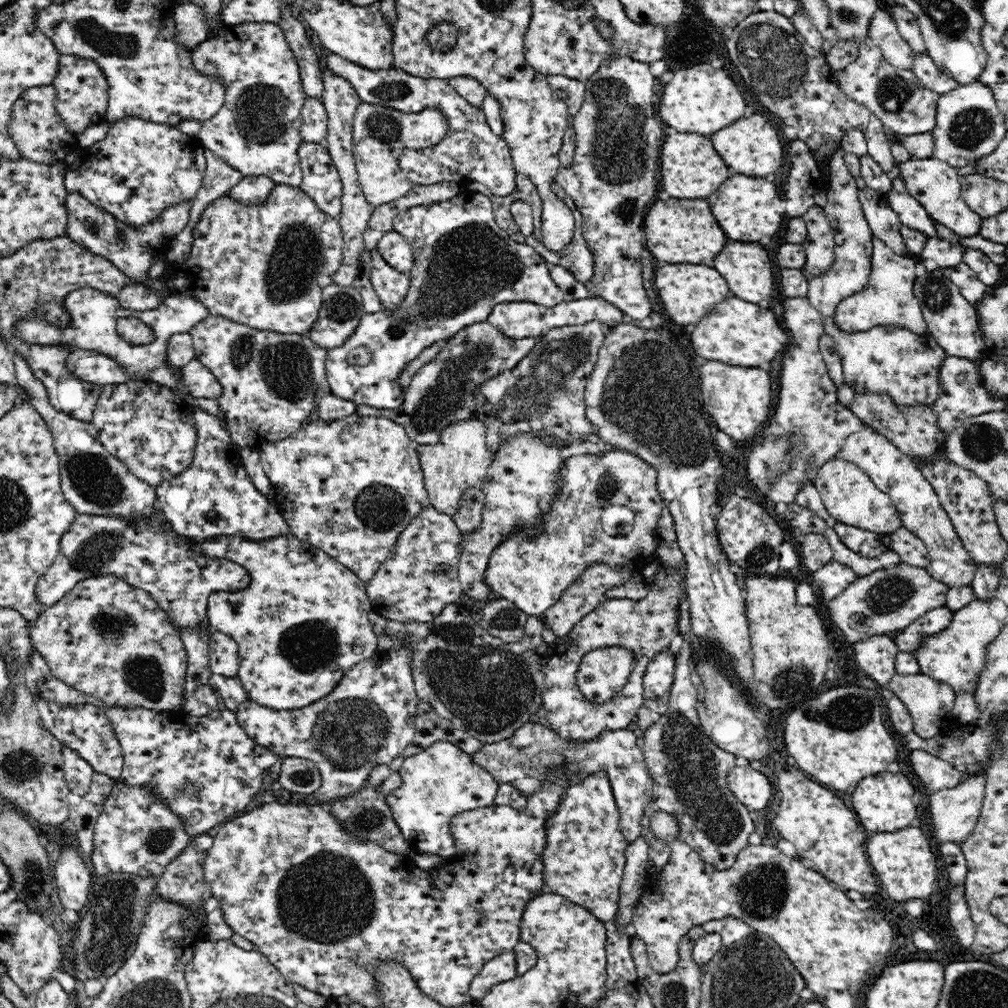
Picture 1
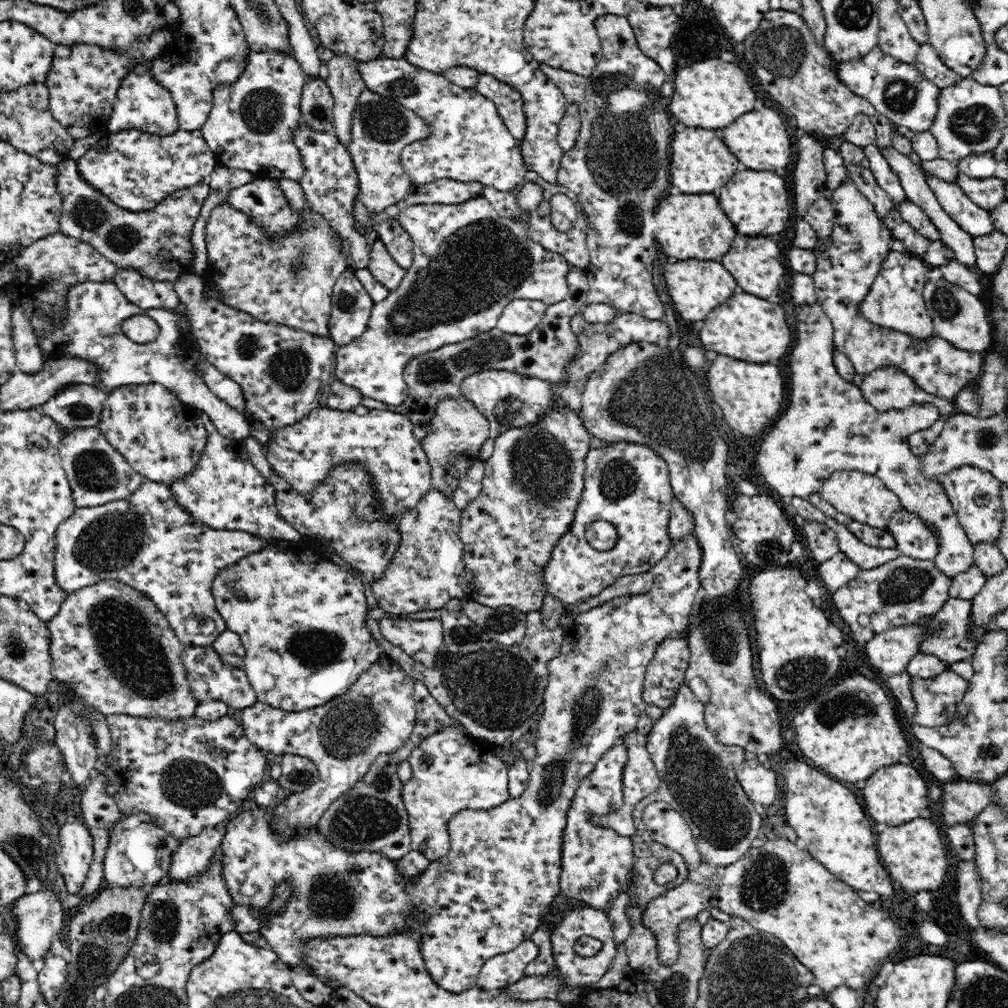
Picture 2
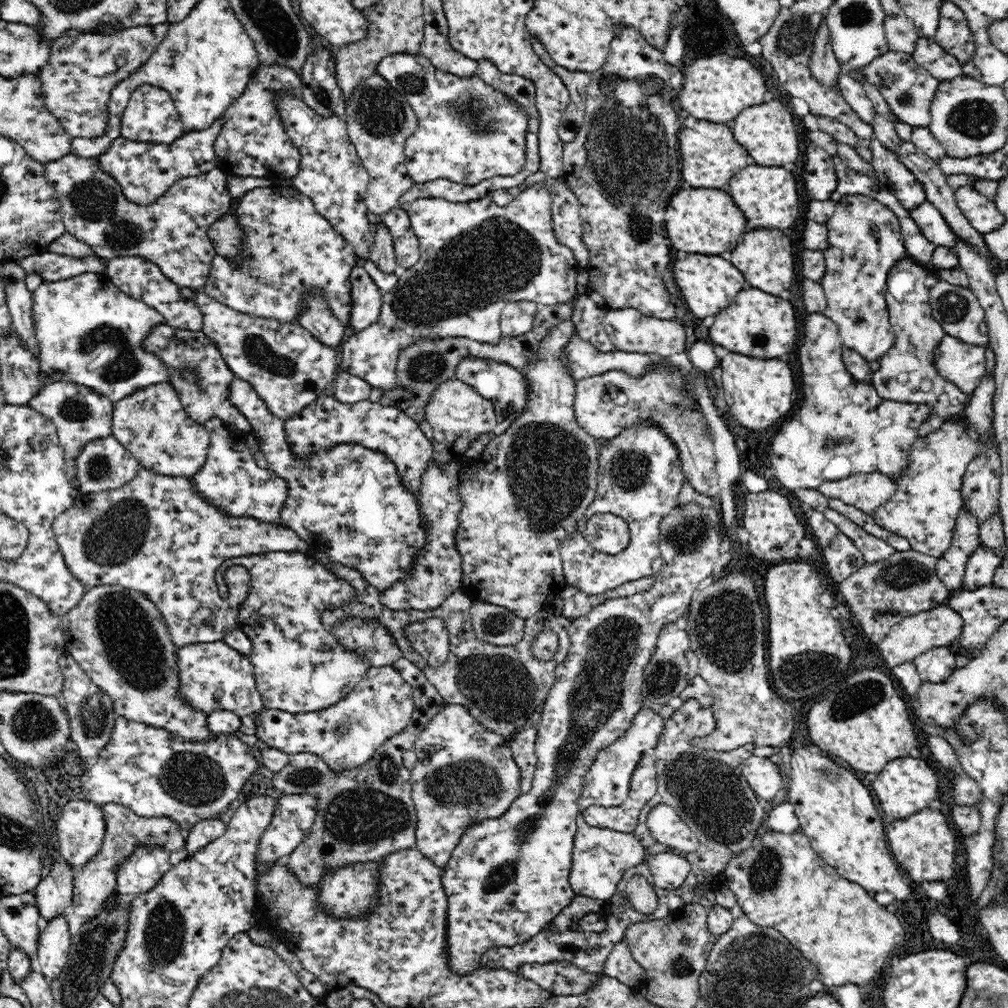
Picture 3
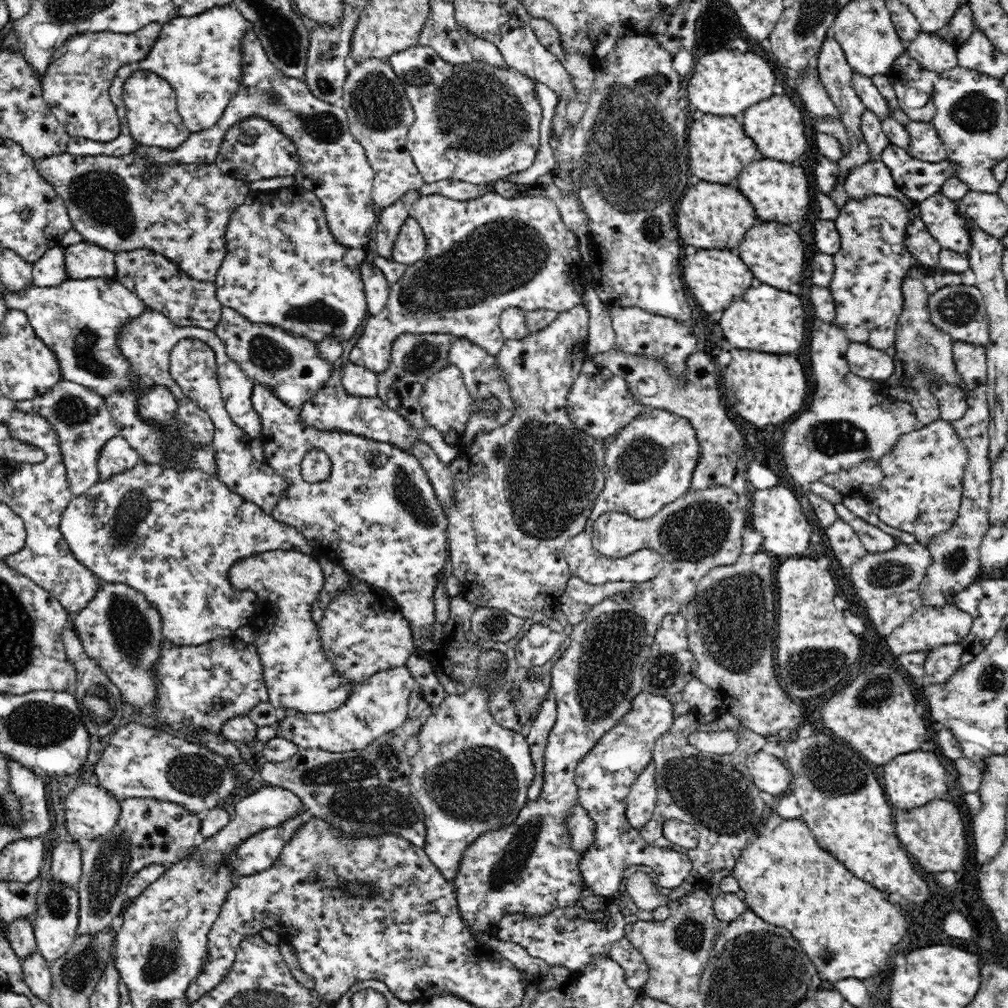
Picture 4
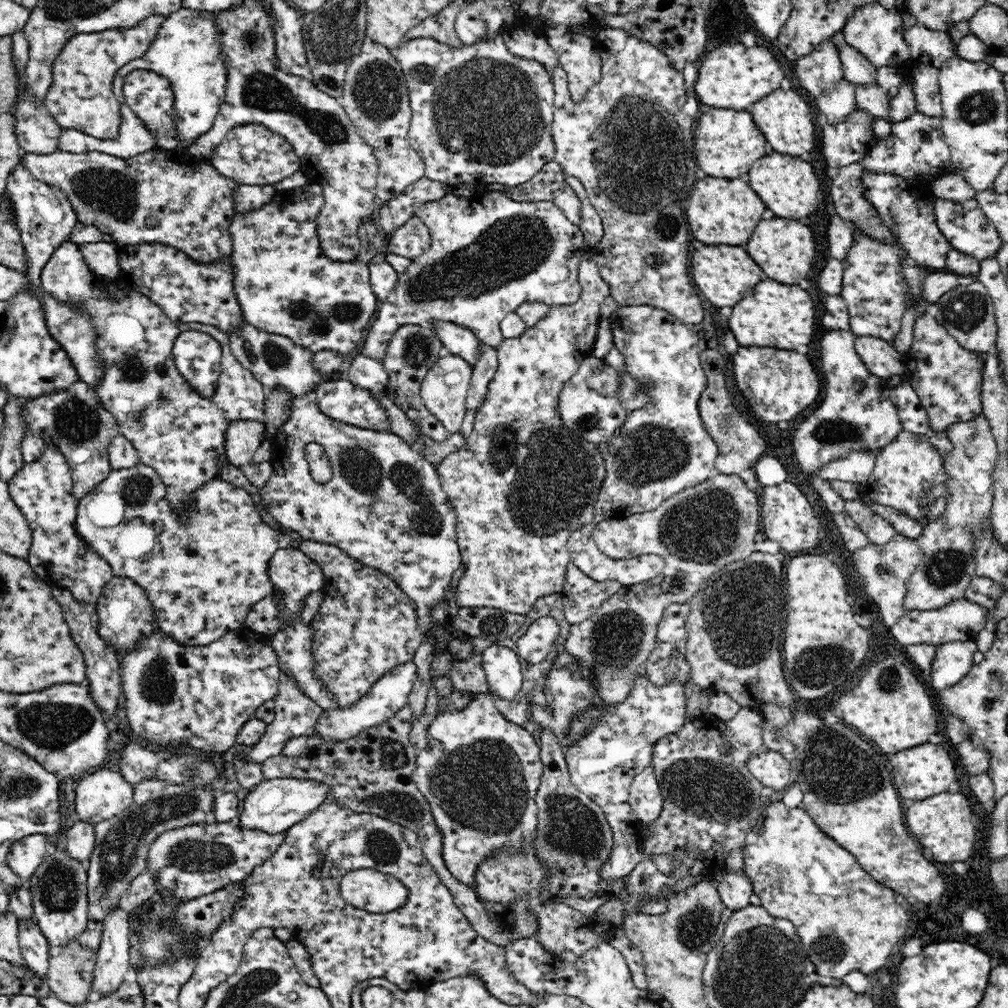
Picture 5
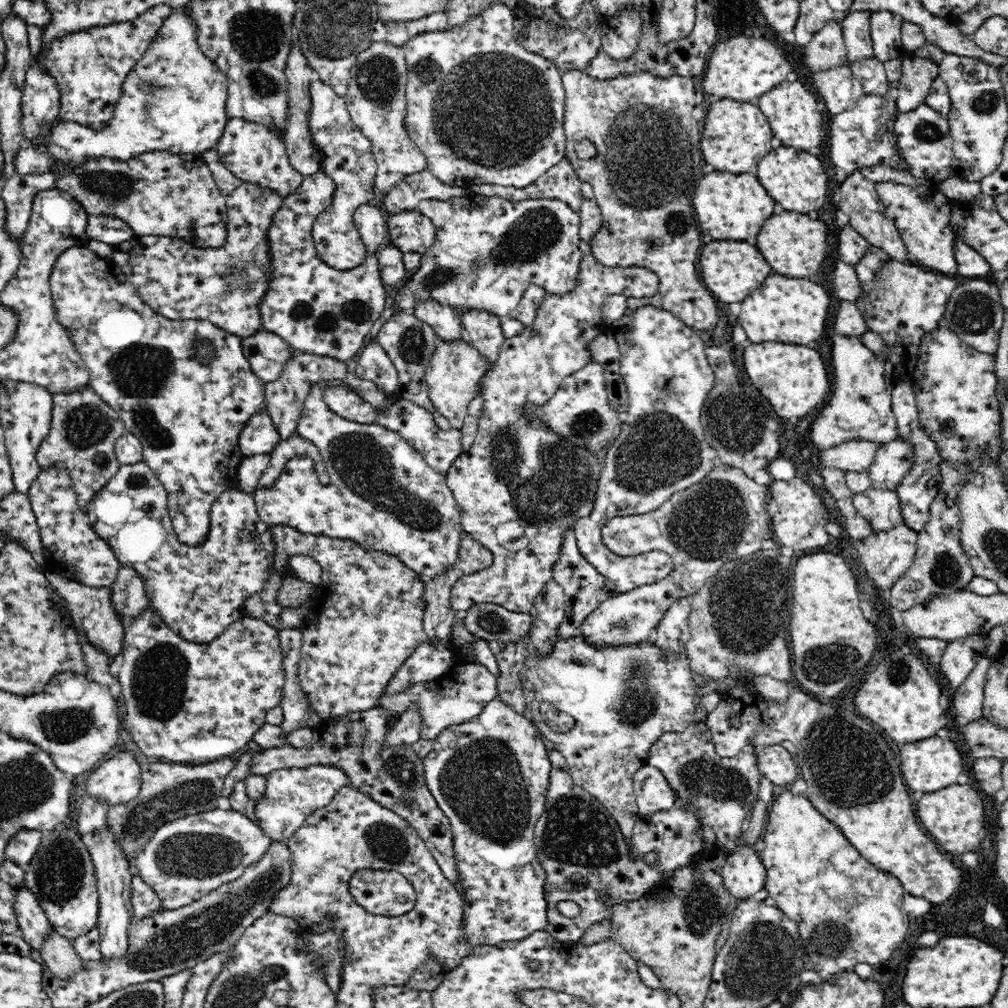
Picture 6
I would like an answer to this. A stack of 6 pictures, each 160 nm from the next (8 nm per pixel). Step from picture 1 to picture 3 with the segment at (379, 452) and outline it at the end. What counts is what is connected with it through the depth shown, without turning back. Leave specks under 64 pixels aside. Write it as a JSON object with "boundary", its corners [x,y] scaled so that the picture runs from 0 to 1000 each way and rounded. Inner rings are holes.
{"boundary":[[[316,394],[302,407],[285,415],[282,420],[284,438],[292,452],[304,454],[312,445],[329,444],[339,438],[359,440],[361,444],[371,444],[379,448],[393,462],[397,476],[407,488],[415,488],[418,483],[421,464],[425,464],[431,444],[428,437],[419,429],[416,421],[396,405],[359,397],[351,401],[341,401],[331,394]]]}

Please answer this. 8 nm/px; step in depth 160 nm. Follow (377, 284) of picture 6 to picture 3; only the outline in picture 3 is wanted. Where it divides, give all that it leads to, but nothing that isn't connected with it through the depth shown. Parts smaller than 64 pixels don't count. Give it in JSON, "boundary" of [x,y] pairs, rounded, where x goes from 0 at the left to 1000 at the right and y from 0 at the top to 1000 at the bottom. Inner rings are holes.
{"boundary":[[[273,183],[244,190],[244,193],[234,196],[232,203],[241,252],[230,259],[220,254],[214,254],[210,258],[209,269],[200,285],[204,292],[239,311],[272,316],[279,320],[296,320],[297,313],[305,306],[305,294],[310,289],[317,288],[321,289],[321,300],[325,301],[325,308],[344,325],[351,303],[348,297],[347,269],[354,264],[355,255],[343,237],[313,207],[310,198],[293,186]]]}

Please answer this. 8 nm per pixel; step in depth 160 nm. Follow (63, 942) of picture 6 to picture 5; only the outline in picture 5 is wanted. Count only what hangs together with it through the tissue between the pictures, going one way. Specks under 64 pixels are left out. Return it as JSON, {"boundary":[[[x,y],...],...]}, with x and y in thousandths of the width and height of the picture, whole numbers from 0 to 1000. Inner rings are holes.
{"boundary":[[[77,933],[63,938],[49,938],[46,973],[52,986],[67,996],[83,996],[92,989],[93,959],[95,943],[81,939]]]}

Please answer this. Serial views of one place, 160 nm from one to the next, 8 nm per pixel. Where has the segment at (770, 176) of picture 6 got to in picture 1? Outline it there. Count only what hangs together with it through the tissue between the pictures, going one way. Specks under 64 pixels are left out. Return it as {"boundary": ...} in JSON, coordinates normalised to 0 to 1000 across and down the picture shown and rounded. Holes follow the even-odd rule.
{"boundary":[[[726,172],[725,177],[722,177],[700,199],[706,204],[706,212],[713,219],[723,238],[752,240],[758,234],[768,234],[778,216],[774,210],[770,210],[770,187],[768,181],[761,181],[759,177],[744,177],[738,172]]]}

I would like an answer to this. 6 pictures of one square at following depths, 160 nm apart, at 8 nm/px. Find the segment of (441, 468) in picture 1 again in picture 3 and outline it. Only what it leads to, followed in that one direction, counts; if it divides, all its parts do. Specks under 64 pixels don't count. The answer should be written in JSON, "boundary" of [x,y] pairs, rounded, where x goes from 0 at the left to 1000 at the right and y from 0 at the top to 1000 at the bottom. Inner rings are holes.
{"boundary":[[[449,375],[433,383],[427,398],[423,401],[422,414],[430,425],[428,437],[431,444],[428,456],[438,460],[453,455],[474,433],[486,429],[493,422],[490,399],[480,396],[471,385]]]}

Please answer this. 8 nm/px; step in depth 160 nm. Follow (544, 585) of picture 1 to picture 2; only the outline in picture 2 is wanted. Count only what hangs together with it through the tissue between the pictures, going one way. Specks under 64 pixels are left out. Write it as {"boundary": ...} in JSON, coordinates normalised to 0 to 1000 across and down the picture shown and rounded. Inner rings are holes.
{"boundary":[[[611,438],[589,440],[579,453],[583,476],[579,478],[579,492],[575,491],[575,504],[556,540],[548,545],[547,556],[539,563],[543,589],[553,593],[560,601],[567,601],[595,590],[602,581],[623,569],[635,569],[649,563],[664,547],[663,517],[666,514],[667,488],[661,457],[643,440],[630,438]],[[589,516],[602,516],[610,520],[613,536],[603,548],[585,550],[585,539],[580,528]]]}

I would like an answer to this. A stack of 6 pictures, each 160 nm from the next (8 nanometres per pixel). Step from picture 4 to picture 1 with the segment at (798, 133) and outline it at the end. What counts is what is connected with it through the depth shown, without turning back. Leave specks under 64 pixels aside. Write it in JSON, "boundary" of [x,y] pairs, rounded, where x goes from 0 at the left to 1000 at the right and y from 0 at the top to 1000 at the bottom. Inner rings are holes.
{"boundary":[[[743,112],[741,115],[730,119],[721,127],[704,135],[710,151],[717,157],[718,162],[726,169],[726,172],[738,172],[740,175],[762,175],[776,166],[778,159],[778,143],[772,137],[772,131],[766,127],[766,123],[754,115],[754,112]]]}

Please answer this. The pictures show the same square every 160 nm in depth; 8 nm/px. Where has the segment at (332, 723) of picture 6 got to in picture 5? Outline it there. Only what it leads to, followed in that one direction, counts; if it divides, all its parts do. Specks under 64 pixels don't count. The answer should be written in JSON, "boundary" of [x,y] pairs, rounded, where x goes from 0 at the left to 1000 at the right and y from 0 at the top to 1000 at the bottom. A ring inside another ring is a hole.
{"boundary":[[[405,699],[393,705],[391,710],[379,715],[370,722],[365,722],[357,731],[345,735],[321,735],[317,729],[306,731],[305,740],[298,750],[269,750],[260,758],[262,772],[301,771],[302,774],[320,775],[328,779],[327,789],[323,794],[341,793],[341,802],[349,806],[367,806],[373,810],[385,810],[405,823],[414,827],[414,832],[421,841],[426,856],[434,863],[437,874],[445,881],[456,905],[463,909],[464,915],[472,925],[488,937],[500,940],[510,935],[508,928],[496,923],[492,913],[488,912],[480,898],[473,892],[472,886],[465,878],[456,876],[448,869],[439,854],[439,826],[428,807],[428,800],[423,791],[413,780],[411,773],[412,754],[416,744],[406,736],[409,715],[409,703]]]}

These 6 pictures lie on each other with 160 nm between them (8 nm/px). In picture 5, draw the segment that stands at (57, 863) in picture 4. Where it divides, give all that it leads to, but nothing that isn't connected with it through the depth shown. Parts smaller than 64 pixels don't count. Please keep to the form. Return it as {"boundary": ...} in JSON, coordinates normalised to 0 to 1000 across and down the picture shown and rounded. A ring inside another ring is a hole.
{"boundary":[[[77,813],[66,823],[64,833],[67,849],[70,849],[71,853],[79,853],[84,859],[87,859],[94,840],[93,817]]]}

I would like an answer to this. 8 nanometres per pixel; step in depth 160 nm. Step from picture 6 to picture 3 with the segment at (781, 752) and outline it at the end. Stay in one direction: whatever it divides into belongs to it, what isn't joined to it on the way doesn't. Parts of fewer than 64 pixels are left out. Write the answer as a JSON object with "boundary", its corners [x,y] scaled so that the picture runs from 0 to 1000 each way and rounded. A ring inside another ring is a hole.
{"boundary":[[[752,749],[743,750],[734,758],[734,762],[736,769],[751,790],[763,796],[770,790],[770,786],[776,784],[780,778],[774,762],[770,758],[766,758],[762,752]]]}

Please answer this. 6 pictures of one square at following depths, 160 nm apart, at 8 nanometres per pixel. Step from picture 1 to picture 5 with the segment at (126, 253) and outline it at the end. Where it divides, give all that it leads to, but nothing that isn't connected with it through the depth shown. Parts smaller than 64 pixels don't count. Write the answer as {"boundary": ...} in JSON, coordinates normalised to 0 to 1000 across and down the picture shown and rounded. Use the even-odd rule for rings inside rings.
{"boundary":[[[155,146],[151,150],[143,151],[126,159],[97,151],[72,153],[57,150],[48,154],[24,152],[22,155],[22,163],[25,163],[26,168],[32,172],[35,179],[40,179],[49,185],[56,186],[62,191],[67,193],[71,206],[75,209],[77,220],[81,222],[93,222],[95,226],[99,227],[99,230],[110,231],[110,234],[113,234],[113,240],[116,244],[123,244],[123,242],[151,242],[152,239],[158,239],[159,242],[177,246],[179,249],[187,252],[187,255],[190,256],[190,259],[202,260],[202,263],[206,263],[207,260],[218,259],[219,255],[229,253],[230,237],[228,224],[230,215],[235,211],[232,206],[231,190],[236,183],[232,179],[226,178],[225,175],[219,174],[214,167],[203,159],[190,156],[185,148],[181,150],[167,150]]]}

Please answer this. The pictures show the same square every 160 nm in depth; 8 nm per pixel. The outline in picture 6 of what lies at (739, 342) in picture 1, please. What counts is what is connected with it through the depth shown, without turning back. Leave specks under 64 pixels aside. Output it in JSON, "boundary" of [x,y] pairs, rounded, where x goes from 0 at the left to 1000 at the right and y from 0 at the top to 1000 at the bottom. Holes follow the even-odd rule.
{"boundary":[[[762,274],[754,286],[735,300],[731,317],[738,325],[742,337],[752,339],[778,339],[778,341],[804,341],[817,331],[819,315],[823,310],[823,294],[819,288],[798,275]]]}

